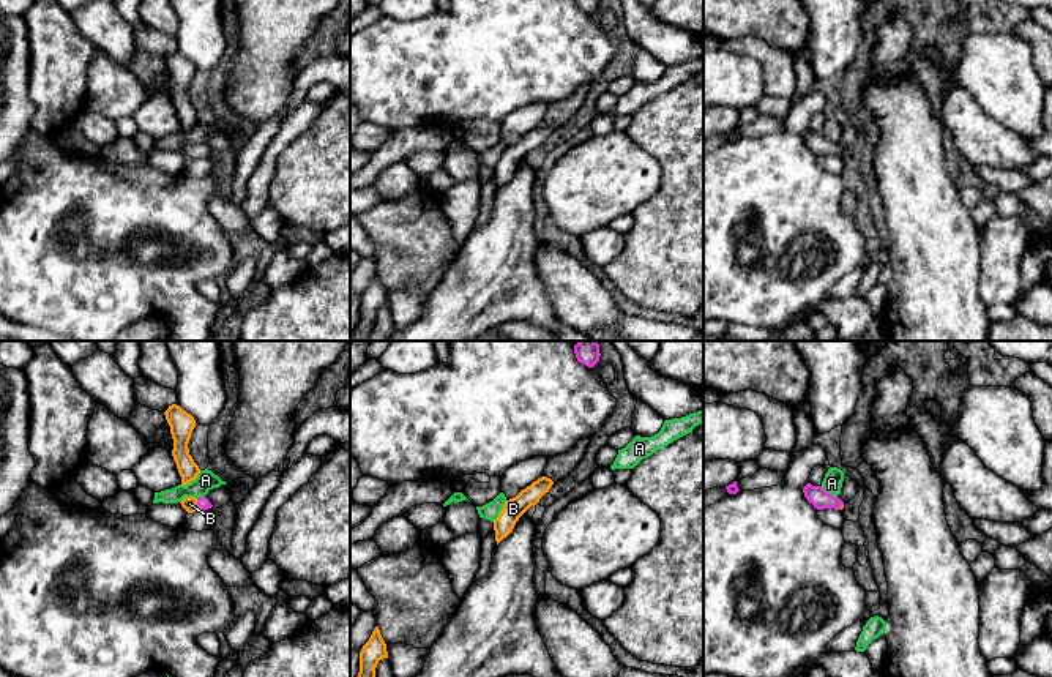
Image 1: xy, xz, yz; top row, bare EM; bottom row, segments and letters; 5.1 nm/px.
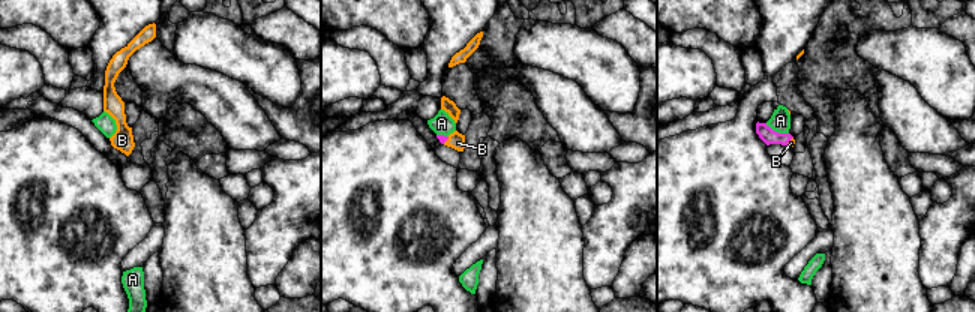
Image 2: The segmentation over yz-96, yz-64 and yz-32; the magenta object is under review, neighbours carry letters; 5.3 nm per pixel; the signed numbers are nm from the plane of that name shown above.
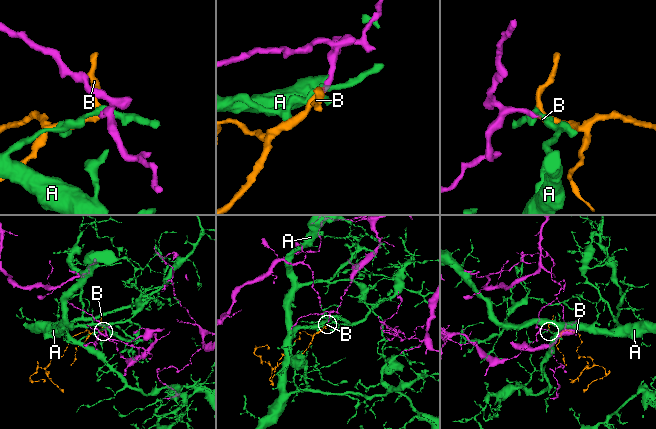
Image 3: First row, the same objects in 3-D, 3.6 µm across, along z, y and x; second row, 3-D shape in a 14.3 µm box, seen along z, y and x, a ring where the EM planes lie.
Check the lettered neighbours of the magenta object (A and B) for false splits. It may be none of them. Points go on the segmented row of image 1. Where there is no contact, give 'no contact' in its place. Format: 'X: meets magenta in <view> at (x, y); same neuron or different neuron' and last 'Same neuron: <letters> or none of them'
A: meets magenta in yz at (827, 493); different neuron
B: meets magenta in xy at (197, 504); same neuron
Same neuron: B

